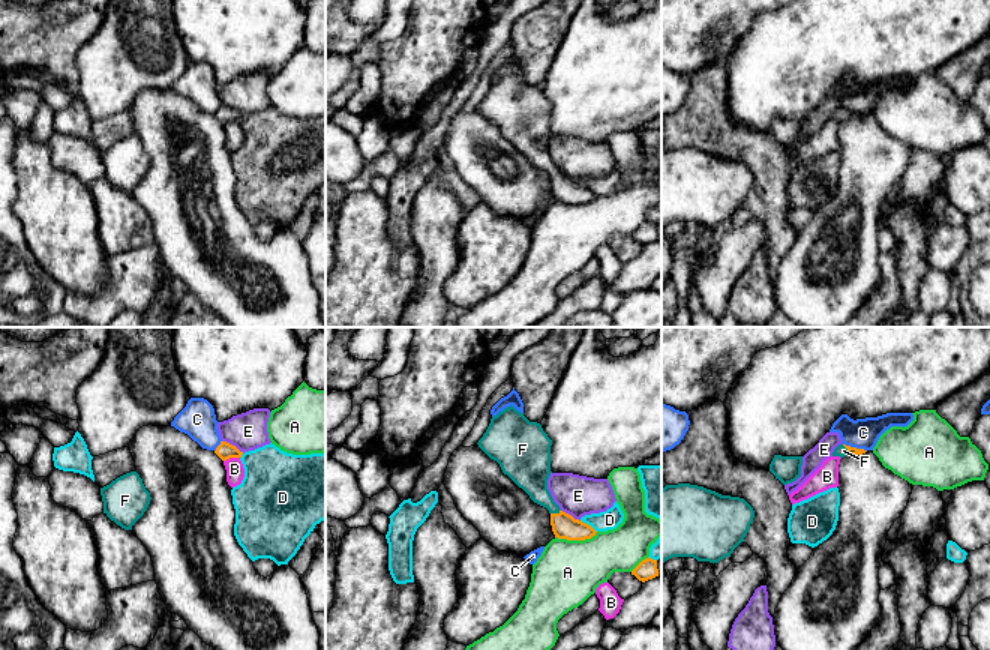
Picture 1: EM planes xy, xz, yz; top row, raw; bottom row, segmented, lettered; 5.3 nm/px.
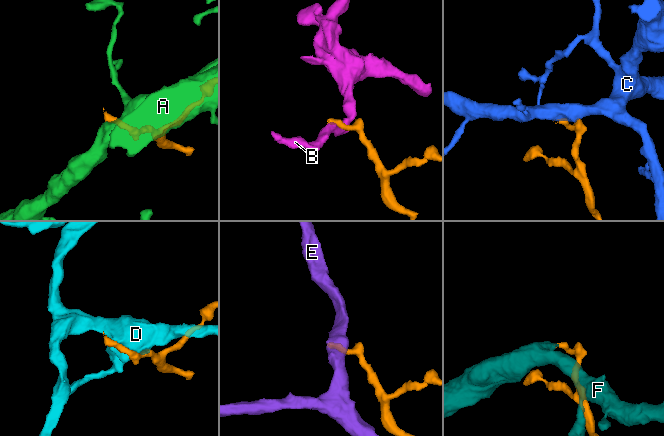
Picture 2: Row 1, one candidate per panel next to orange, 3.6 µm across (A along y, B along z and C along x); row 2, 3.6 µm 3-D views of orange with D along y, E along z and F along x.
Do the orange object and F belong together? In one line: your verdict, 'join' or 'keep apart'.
join

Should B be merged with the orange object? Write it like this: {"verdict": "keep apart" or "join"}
{"verdict": "keep apart"}

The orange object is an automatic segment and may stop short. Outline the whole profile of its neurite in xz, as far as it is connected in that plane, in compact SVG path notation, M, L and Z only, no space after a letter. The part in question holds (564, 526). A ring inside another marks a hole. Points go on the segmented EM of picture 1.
M510 405L490 419L477 444L534 503L549 510L555 537L585 540L596 536L591 525L562 512L548 489L552 440L540 423L530 422Z

